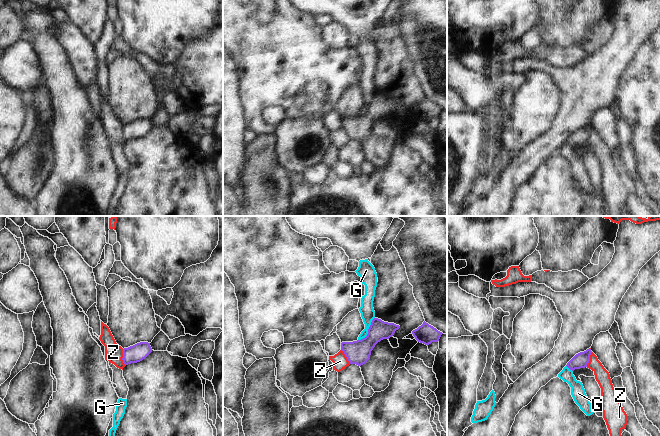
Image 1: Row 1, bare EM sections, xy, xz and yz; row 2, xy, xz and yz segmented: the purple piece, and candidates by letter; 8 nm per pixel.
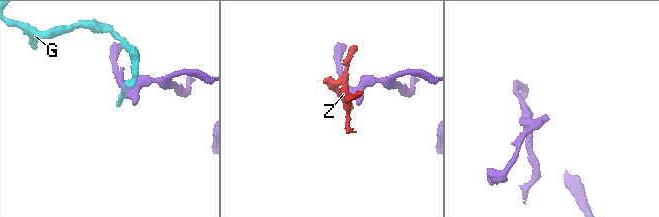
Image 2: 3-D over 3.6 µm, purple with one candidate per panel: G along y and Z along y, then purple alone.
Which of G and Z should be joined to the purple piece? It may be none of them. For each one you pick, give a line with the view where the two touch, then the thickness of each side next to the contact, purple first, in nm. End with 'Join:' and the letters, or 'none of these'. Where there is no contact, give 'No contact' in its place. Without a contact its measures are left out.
Join: none of these

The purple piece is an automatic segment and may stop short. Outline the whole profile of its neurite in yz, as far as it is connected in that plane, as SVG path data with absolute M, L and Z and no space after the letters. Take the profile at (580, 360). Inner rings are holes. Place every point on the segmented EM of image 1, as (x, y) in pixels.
M591 349L576 354L568 363L567 367L574 371L575 369L585 368L590 361Z

